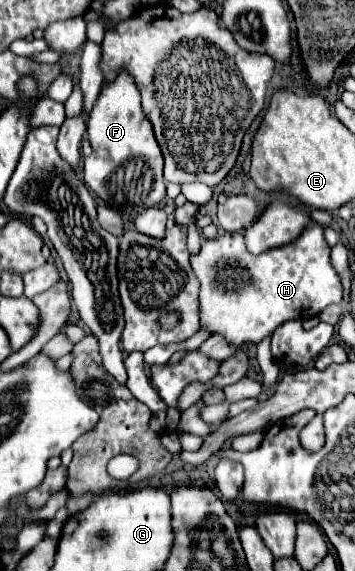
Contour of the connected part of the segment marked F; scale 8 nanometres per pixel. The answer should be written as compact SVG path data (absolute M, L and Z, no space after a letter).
M120 70L116 80L102 84L88 118L92 154L84 160L84 182L100 200L128 216L136 216L142 210L158 206L166 196L162 150L140 104L140 90L136 88L134 78L128 70Z

